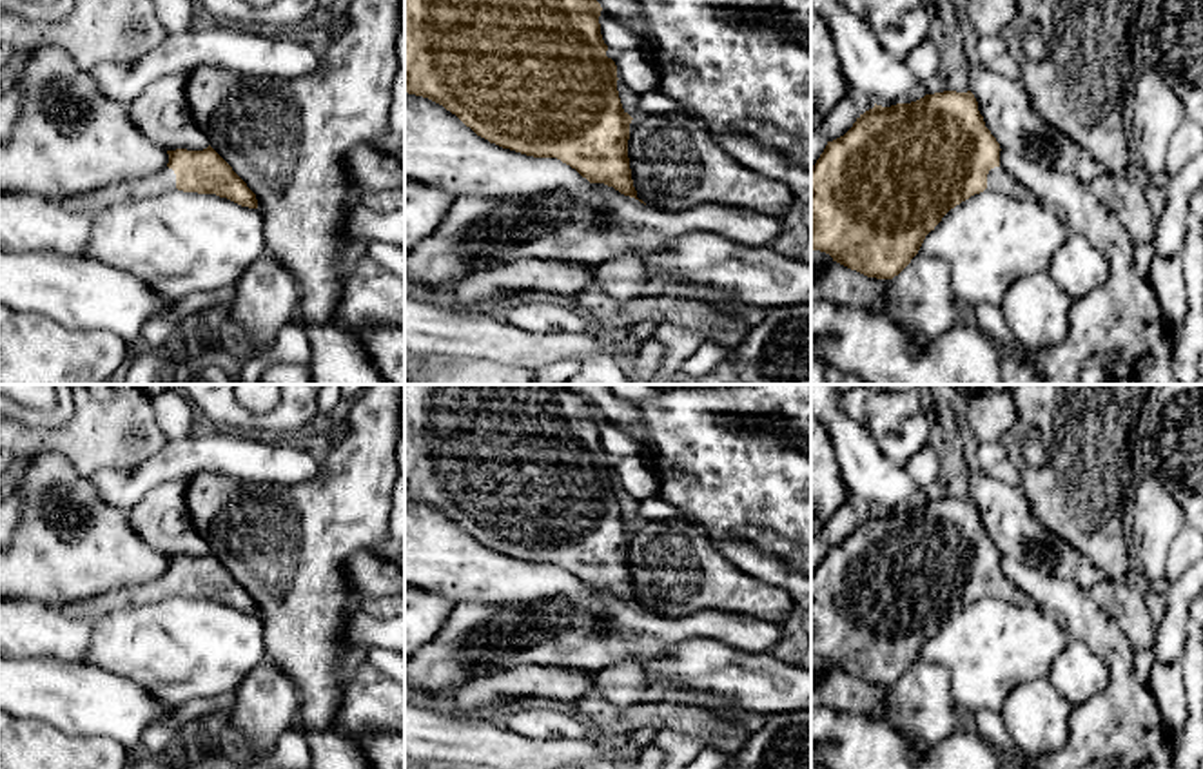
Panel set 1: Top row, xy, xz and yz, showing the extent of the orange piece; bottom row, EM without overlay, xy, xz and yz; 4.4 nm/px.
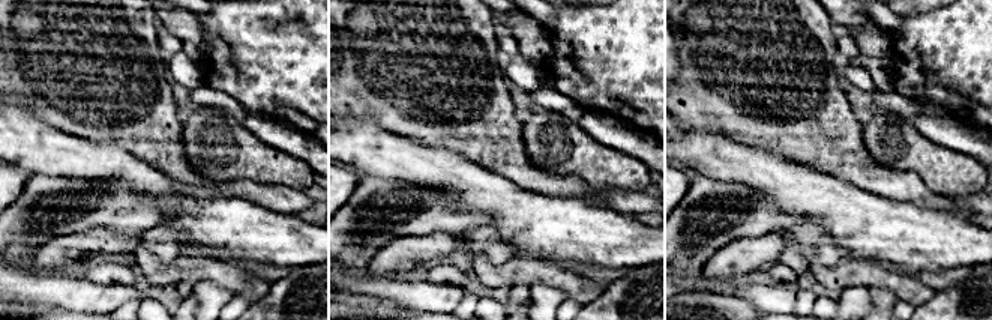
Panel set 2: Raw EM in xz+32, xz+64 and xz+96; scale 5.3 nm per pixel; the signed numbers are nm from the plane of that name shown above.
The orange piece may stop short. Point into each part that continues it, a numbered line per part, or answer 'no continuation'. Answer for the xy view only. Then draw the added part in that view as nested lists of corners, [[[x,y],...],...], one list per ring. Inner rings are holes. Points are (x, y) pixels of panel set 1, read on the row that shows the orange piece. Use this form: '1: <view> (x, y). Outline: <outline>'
1: xy (164, 180). Outline: [[[163,167],[152,174],[147,174],[140,181],[131,181],[125,187],[105,185],[102,189],[65,196],[60,205],[67,212],[76,214],[98,214],[109,207],[122,205],[129,200],[140,200],[147,196],[160,196],[176,190],[176,174],[172,169]]]

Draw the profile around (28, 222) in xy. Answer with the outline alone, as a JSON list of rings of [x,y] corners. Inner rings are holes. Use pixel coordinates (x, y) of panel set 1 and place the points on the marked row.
[[[0,190],[0,250],[56,252],[83,258],[93,230],[93,214],[67,212],[60,201]]]

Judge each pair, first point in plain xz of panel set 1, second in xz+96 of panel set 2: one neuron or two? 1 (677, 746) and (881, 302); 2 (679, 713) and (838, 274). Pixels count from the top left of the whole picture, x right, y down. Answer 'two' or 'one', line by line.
1: one
2: one

